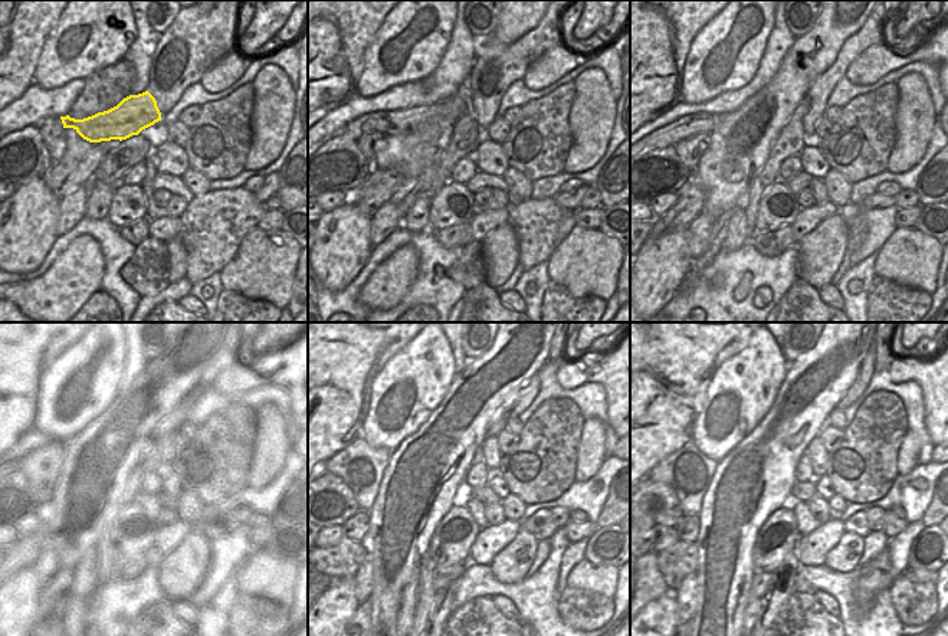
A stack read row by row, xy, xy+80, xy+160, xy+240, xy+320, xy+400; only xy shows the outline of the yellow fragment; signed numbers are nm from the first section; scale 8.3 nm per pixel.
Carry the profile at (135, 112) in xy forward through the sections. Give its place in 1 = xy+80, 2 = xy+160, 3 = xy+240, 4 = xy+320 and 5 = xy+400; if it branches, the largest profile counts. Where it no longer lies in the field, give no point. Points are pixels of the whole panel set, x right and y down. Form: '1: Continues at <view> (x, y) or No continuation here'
1: Continues at xy+80 (389, 123)
2: Continues at xy+160 (701, 123)
3: Continues at xy+240 (15, 465)
4: No continuation here
5: No continuation here.

